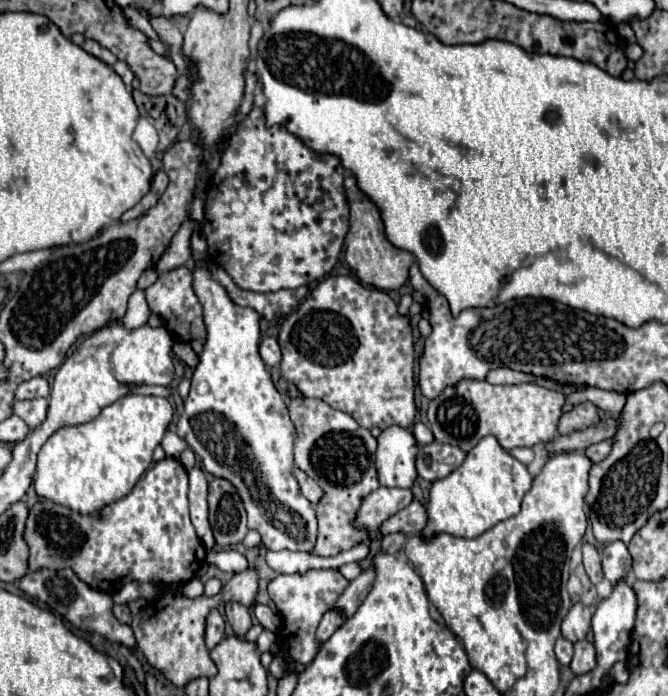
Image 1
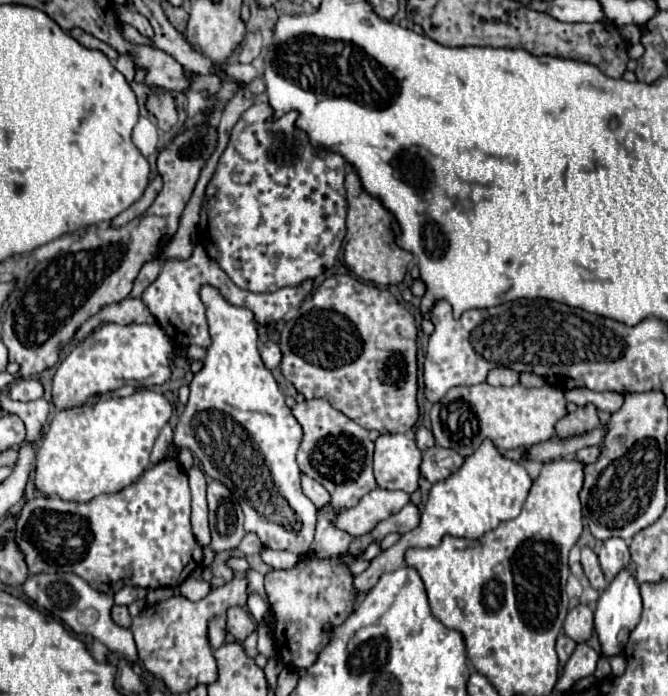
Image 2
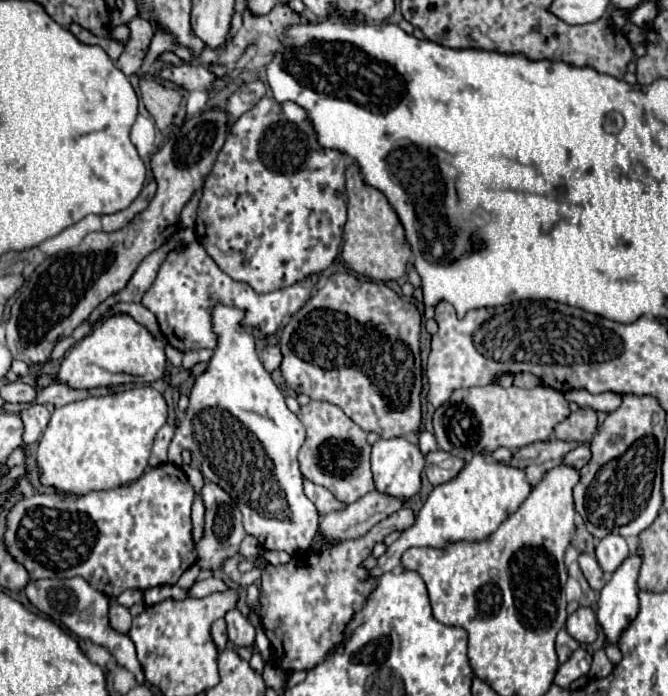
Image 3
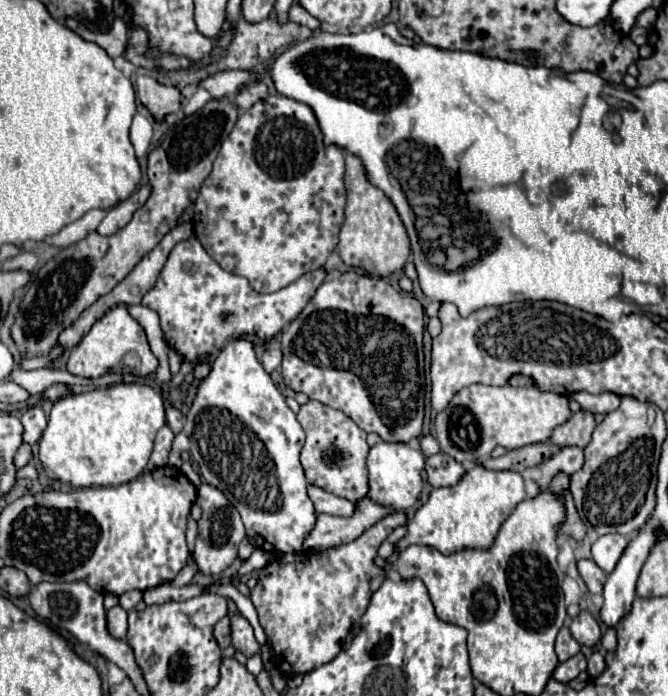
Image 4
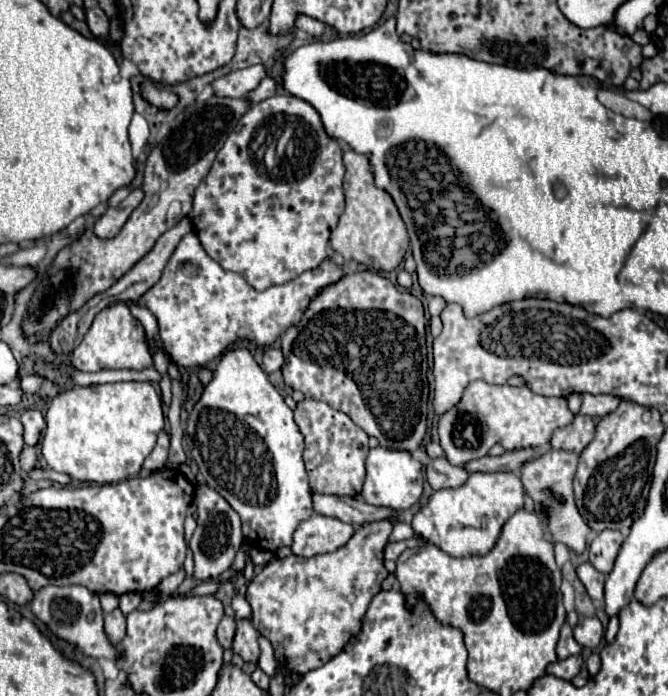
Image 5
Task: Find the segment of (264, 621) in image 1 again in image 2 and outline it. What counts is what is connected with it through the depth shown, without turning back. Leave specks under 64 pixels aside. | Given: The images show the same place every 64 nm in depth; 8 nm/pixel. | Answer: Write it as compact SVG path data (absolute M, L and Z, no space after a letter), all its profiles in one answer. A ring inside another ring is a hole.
M250 592L246 604L248 604L248 610L250 610L250 614L254 616L254 620L258 624L268 624L268 620L270 620L270 608L268 608L268 604L258 594Z

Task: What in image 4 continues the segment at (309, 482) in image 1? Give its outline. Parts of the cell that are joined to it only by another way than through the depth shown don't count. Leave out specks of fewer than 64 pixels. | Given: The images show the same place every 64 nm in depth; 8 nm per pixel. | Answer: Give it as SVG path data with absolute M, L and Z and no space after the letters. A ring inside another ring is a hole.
M308 486L308 496L314 502L314 508L318 514L334 514L334 516L352 516L356 512L356 502L350 502L346 498L334 496L330 492L324 492L316 486Z

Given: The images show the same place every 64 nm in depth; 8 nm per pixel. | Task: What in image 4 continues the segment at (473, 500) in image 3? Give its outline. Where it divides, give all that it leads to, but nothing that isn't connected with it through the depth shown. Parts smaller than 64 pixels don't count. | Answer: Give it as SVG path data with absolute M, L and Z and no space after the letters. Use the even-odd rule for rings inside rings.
M476 462L472 470L456 484L448 488L432 490L428 502L408 522L408 536L396 544L396 552L390 558L394 562L398 552L410 544L426 544L442 554L456 554L462 550L488 550L512 510L526 498L524 480L518 472L494 472L480 468Z

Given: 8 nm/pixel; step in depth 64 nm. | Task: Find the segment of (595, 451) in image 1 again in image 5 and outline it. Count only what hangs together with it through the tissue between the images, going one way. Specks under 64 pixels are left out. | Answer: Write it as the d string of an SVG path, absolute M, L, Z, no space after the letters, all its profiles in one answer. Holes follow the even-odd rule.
M546 448L536 458L528 460L520 468L520 480L524 484L524 492L532 498L534 510L546 514L546 530L544 538L552 544L564 544L572 552L582 554L588 542L590 526L580 516L576 504L574 504L574 492L572 492L572 478L576 474L578 466L578 454L574 452L556 452L554 448Z

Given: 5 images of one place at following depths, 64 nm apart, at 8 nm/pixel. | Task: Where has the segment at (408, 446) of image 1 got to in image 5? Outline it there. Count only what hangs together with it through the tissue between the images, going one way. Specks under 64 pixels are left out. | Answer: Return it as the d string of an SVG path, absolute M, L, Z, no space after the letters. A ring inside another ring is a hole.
M372 448L366 458L366 482L360 492L362 500L374 506L388 506L394 510L406 510L414 506L422 496L422 464L412 458L410 452L398 452L388 448Z

